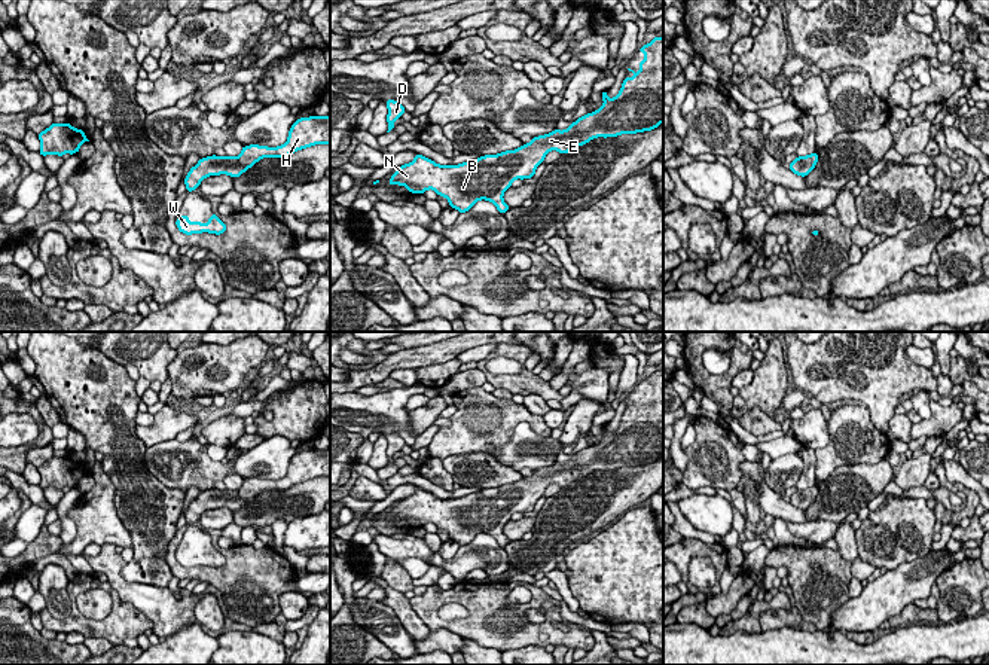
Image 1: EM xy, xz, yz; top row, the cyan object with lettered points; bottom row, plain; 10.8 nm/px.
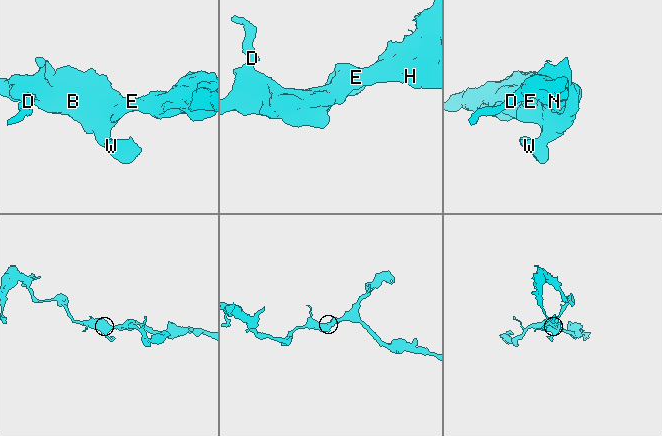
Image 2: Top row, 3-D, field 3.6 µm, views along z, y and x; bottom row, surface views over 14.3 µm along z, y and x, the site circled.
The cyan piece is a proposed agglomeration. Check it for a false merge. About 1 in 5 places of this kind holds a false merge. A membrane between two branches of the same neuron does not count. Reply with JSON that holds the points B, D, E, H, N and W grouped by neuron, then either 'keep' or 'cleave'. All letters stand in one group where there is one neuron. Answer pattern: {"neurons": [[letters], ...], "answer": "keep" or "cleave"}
{"neurons": [["B", "D", "E", "H", "N", "W"]], "answer": "keep"}

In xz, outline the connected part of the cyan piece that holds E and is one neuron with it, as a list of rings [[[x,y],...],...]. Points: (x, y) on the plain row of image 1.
[[[663,369],[654,370],[650,376],[638,382],[638,385],[645,388],[645,391],[640,396],[640,405],[635,406],[628,402],[635,409],[623,414],[619,427],[614,431],[608,431],[607,424],[602,424],[604,437],[596,445],[579,451],[567,463],[559,464],[555,461],[550,467],[534,470],[531,476],[526,476],[519,482],[506,484],[498,488],[485,488],[458,498],[439,498],[434,494],[416,486],[412,495],[397,501],[388,513],[388,518],[406,519],[412,527],[424,527],[425,524],[433,522],[437,528],[445,530],[449,534],[449,540],[458,543],[460,546],[465,546],[473,542],[477,534],[486,533],[492,536],[501,547],[504,547],[510,539],[504,536],[503,528],[512,519],[512,515],[516,512],[524,513],[534,510],[537,500],[544,494],[550,484],[568,486],[571,482],[583,479],[596,470],[607,472],[617,470],[620,467],[651,464],[663,455]]]

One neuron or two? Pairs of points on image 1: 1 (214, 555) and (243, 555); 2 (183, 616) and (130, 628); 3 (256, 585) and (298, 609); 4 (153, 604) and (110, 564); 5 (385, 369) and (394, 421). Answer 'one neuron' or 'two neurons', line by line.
1: two neurons
2: two neurons
3: two neurons
4: one neuron
5: two neurons

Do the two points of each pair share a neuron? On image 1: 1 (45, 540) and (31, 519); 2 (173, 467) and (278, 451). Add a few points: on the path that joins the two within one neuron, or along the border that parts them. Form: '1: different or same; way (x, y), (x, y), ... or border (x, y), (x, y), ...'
1: different; border (43, 524), (37, 536), (17, 557)
2: same; way (200, 467), (252, 464)

